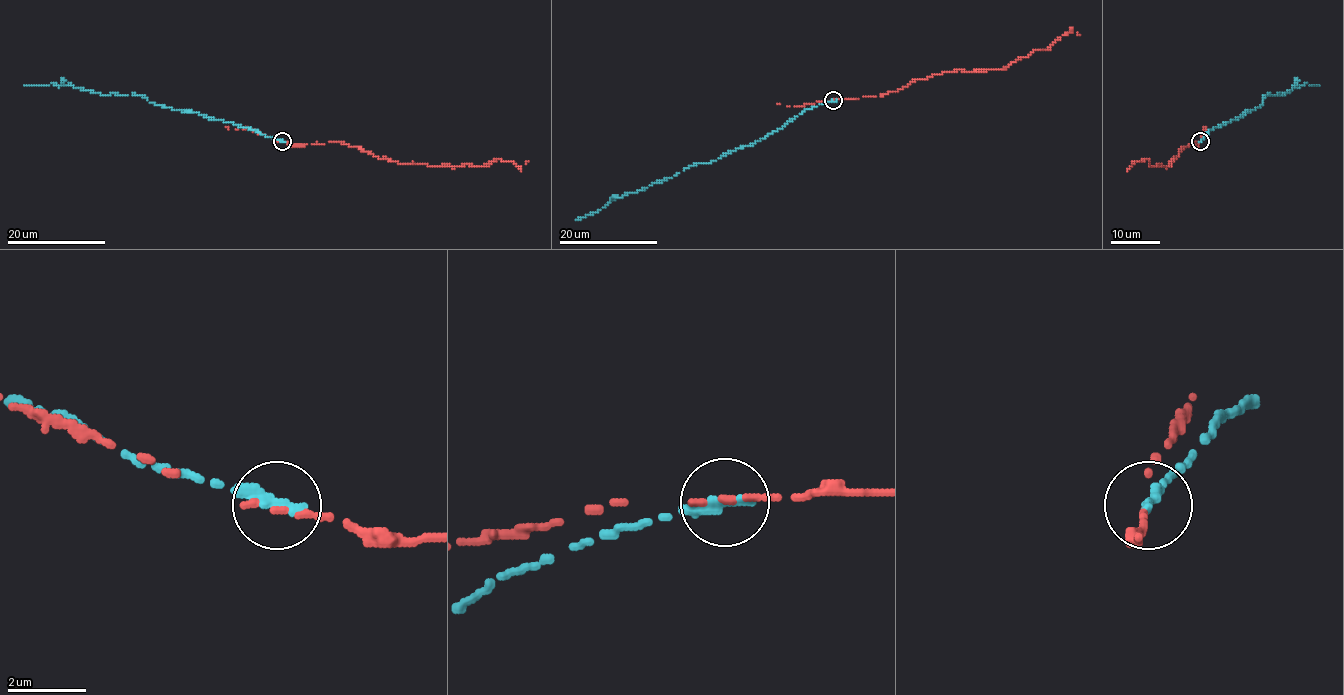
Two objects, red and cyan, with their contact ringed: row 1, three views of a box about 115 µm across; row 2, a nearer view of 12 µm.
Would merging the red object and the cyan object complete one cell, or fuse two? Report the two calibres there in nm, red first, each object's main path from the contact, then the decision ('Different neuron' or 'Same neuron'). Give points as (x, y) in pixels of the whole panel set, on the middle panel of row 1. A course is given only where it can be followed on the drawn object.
Thickness 200 nm (red) against 400 nm. Course of red: (833, 101), (895, 92), (916, 80), (954, 71), (999, 70), (1035, 50), (1048, 49), (1062, 36), (1079, 34). Course of cyan: (833, 101), (804, 111), (748, 146), (613, 198), (601, 209), (575, 220). Different neuron

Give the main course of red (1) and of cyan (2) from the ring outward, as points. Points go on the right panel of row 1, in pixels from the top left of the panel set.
1: (1200, 142), (1199, 146), (1192, 142), (1179, 151), (1167, 167), (1150, 166), (1149, 159), (1131, 167), (1134, 162)
2: (1200, 141), (1210, 130), (1262, 105), (1265, 94), (1284, 94), (1295, 84), (1320, 84)

